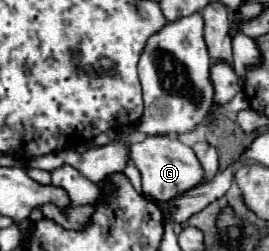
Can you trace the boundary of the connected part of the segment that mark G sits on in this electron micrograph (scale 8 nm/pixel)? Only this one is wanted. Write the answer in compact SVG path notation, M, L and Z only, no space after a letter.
M169 134L145 136L141 142L129 144L129 160L141 172L143 194L151 200L171 200L173 196L191 190L203 180L203 170L193 150Z

